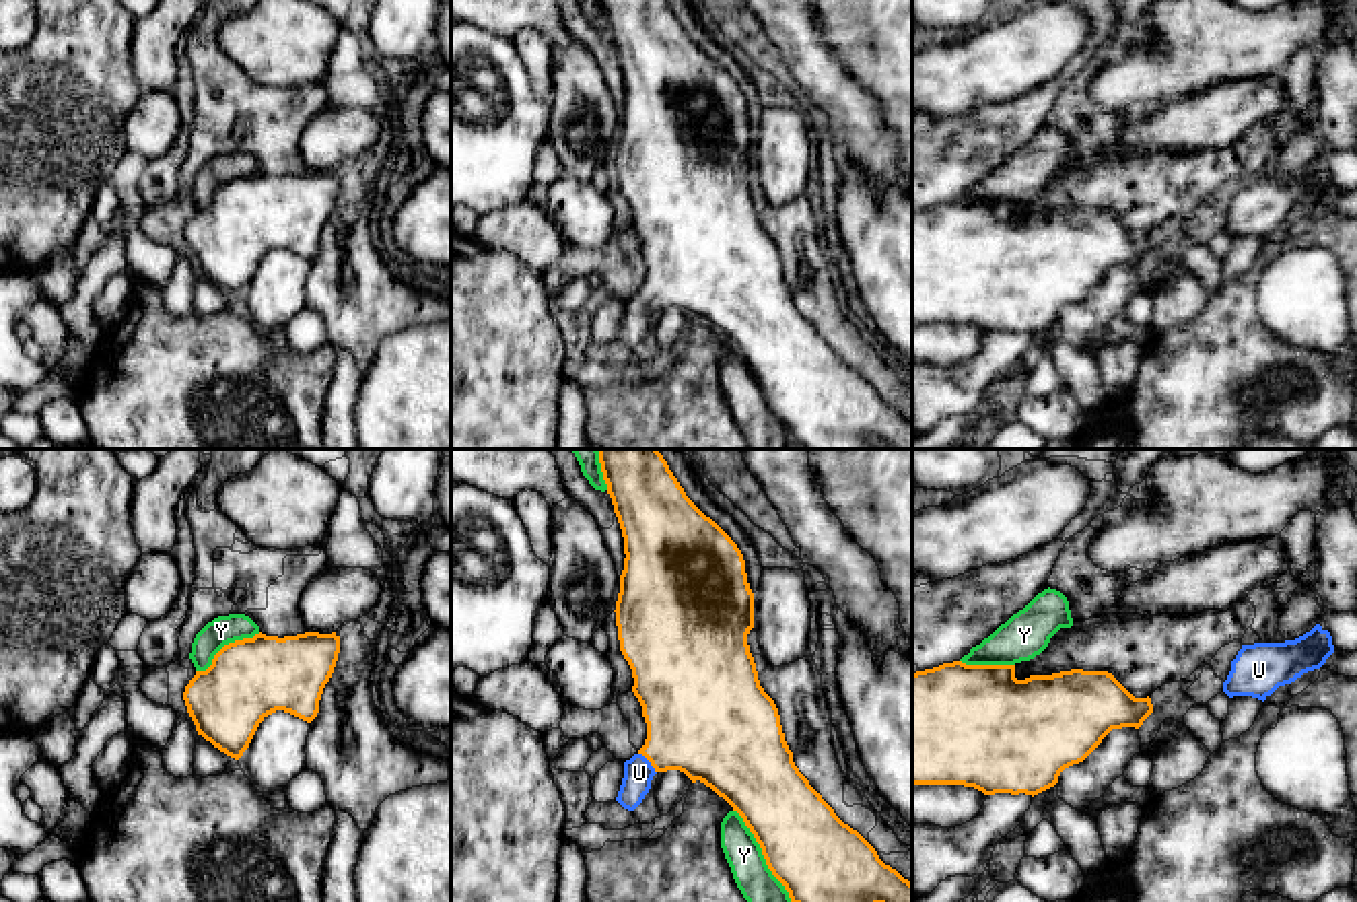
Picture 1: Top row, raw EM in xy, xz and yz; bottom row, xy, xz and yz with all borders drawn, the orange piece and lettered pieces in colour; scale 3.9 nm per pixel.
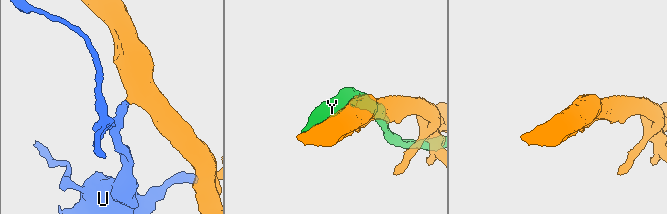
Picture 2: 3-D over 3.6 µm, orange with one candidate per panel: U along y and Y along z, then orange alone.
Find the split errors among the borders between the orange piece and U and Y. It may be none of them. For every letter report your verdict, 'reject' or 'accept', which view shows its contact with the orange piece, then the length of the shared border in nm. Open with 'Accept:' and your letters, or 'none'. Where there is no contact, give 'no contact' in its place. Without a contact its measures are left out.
Accept: U
U: accept | xz | 110 nm
Y: reject | xz | 420 nm

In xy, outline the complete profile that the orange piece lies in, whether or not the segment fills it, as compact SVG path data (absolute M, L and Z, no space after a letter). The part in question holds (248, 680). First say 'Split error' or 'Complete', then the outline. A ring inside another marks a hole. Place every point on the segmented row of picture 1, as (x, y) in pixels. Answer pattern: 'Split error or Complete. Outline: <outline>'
Complete. Outline: M259 632L224 645L183 692L198 735L239 760L268 715L284 710L311 723L338 653L336 632L284 638Z

